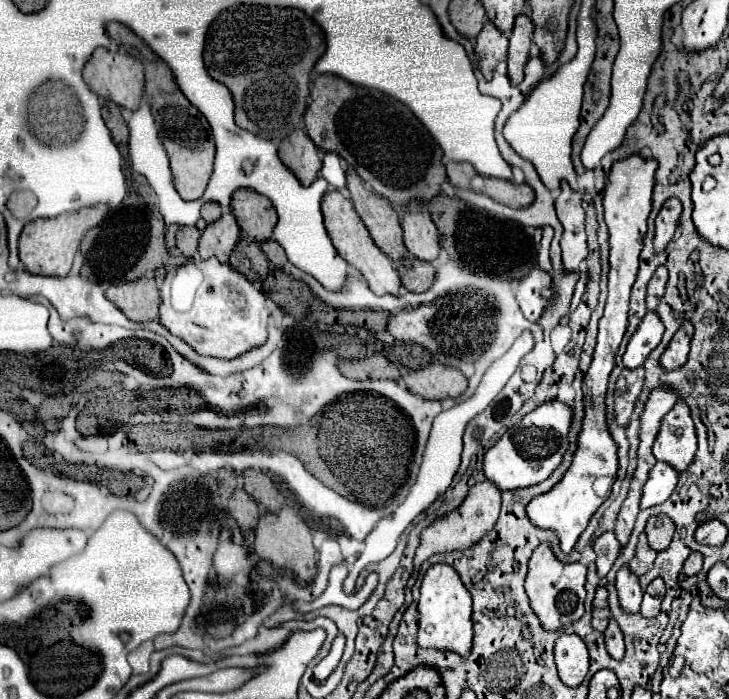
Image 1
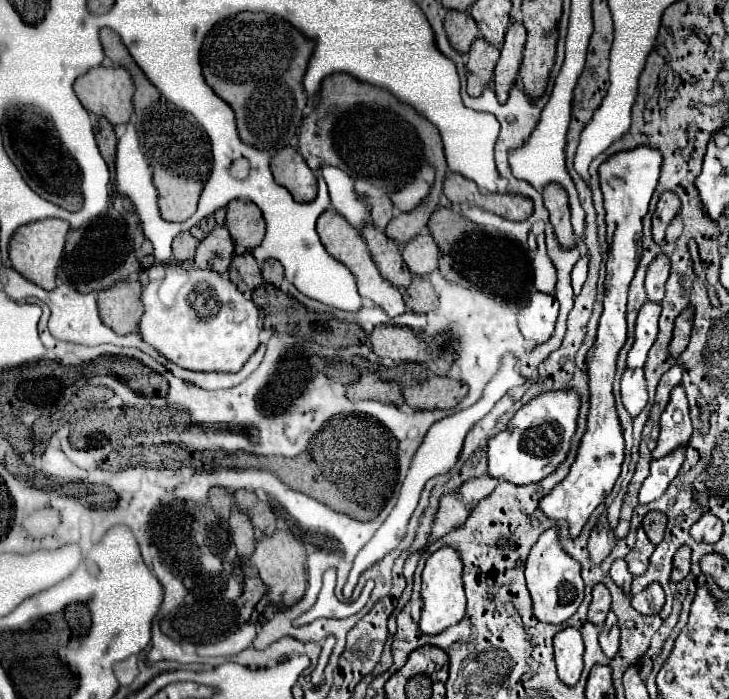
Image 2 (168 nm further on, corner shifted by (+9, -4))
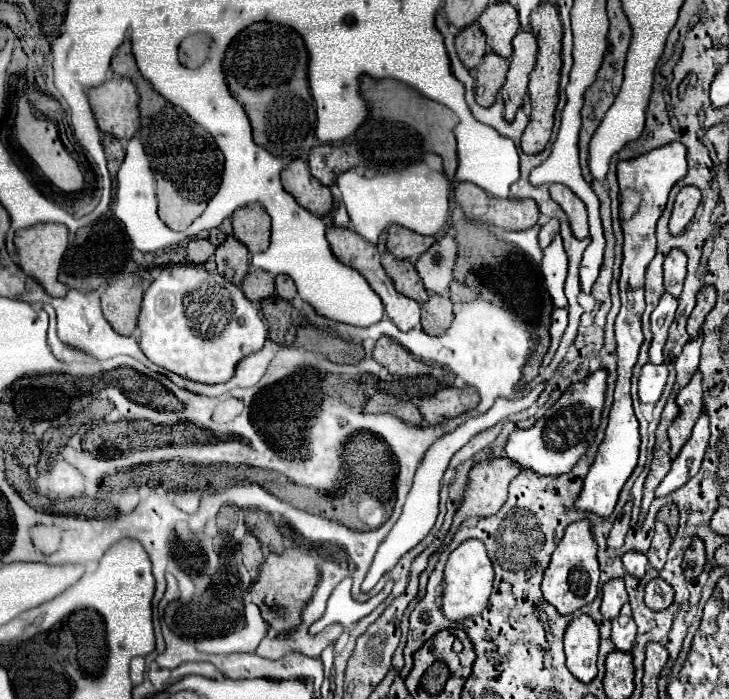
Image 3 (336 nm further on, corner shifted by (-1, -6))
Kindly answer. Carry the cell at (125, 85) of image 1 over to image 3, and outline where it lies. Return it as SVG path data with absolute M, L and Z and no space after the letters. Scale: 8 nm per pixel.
M110 79L88 89L88 99L102 133L110 133L120 141L132 139L140 129L138 95L128 79Z

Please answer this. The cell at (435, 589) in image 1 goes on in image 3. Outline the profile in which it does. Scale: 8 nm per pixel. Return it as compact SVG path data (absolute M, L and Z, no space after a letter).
M468 539L462 545L458 545L444 569L444 605L442 611L452 621L462 621L466 617L478 615L492 593L492 581L494 581L494 569L492 561L488 559L486 547L478 539Z

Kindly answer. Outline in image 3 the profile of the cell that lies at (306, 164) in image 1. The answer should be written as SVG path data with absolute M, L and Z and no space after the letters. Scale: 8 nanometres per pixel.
M294 159L282 171L282 185L298 201L300 207L314 213L316 217L326 217L332 211L334 201L330 189L312 177L306 161Z

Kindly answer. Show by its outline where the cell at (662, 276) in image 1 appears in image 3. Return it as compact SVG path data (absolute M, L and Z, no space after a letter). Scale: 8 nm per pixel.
M672 249L664 261L664 289L674 297L680 297L682 283L686 277L686 253L680 249Z

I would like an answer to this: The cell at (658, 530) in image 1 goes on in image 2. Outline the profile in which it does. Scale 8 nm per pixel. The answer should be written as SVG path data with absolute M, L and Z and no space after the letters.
M650 511L644 515L644 521L642 521L642 527L646 531L646 537L650 539L652 545L658 545L664 537L664 531L666 531L666 515L664 513L658 513L658 511Z

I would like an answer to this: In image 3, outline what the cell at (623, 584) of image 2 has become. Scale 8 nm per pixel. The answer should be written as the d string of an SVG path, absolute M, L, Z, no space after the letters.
M626 551L622 555L622 563L626 567L626 571L634 577L644 577L646 569L648 569L648 559L644 557L644 553L638 553L638 551Z

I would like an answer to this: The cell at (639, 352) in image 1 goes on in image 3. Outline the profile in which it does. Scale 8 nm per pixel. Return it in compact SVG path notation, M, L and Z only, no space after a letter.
M664 293L660 303L658 303L658 307L652 311L652 333L654 333L654 339L652 339L648 355L650 355L650 361L656 363L656 365L664 363L662 349L664 349L664 343L666 343L668 327L674 321L676 307L678 307L678 299L672 297L670 293Z

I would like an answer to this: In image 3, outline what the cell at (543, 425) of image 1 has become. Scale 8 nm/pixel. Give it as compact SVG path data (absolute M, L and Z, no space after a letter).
M598 369L588 375L584 381L570 385L558 403L550 407L542 419L534 423L532 429L518 429L510 435L504 451L524 469L532 469L540 475L562 475L568 473L576 461L586 453L586 449L594 443L596 429L602 421L602 409L606 399L606 369Z

